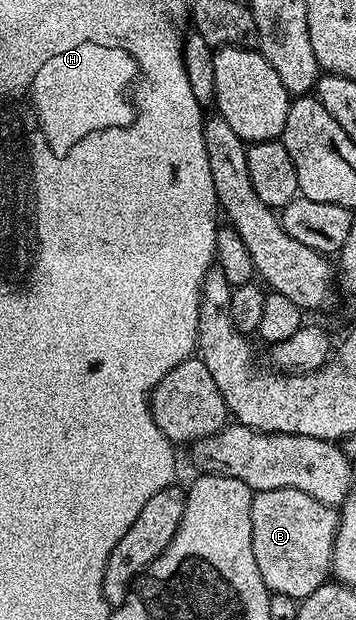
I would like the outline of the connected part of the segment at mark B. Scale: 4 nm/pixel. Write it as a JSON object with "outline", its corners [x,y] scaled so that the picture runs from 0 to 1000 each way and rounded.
{"outline":[[[758,789],[722,792],[708,802],[708,871],[713,905],[725,905],[725,924],[764,960],[801,960],[834,969],[893,950],[924,932],[933,918],[933,894],[949,831],[904,808],[848,795],[837,789]]]}

